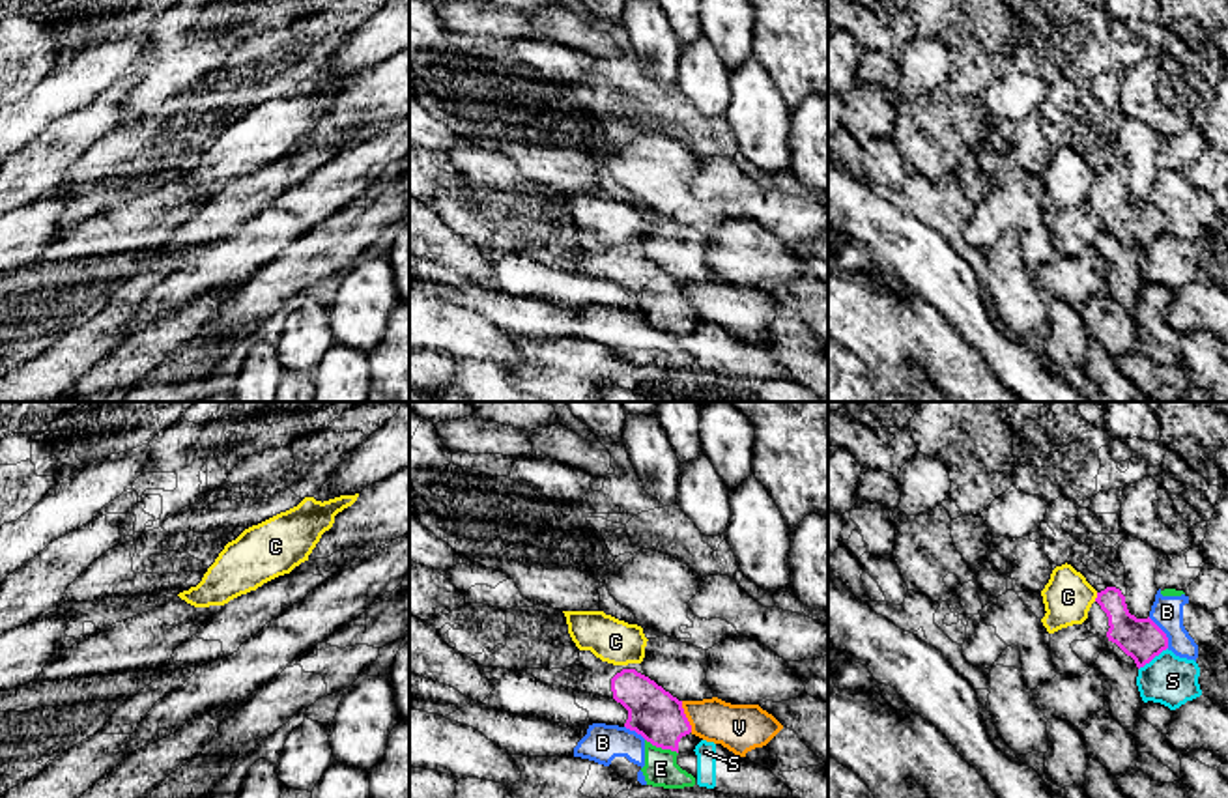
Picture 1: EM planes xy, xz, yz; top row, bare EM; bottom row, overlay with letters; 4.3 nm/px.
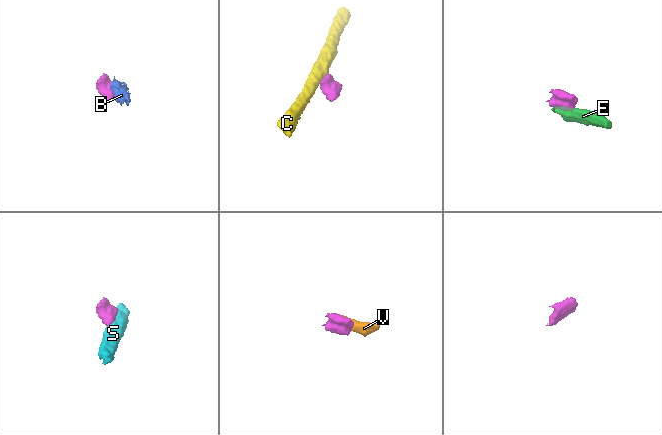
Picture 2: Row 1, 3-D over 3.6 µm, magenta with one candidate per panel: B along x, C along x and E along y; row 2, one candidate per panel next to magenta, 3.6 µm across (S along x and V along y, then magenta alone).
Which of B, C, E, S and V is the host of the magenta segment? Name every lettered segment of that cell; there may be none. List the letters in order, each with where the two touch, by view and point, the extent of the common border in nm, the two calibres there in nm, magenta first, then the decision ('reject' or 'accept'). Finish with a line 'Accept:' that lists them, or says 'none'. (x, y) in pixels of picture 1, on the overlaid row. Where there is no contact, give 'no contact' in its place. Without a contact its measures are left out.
B: contact yz (1163, 632); length 160 nm; calibres 180 and 140 nm; reject
C: contact yz (1098, 597); length 40 nm; calibres 180 and 220 nm; reject
E: contact xz (662, 748); length 160 nm; calibres 220 and 150 nm; reject
S: contact yz (1152, 658); length 160 nm; calibres 180 and 220 nm; reject
V: contact xz (685, 716); length 140 nm; calibres 220 and 200 nm; reject
Accept: none

